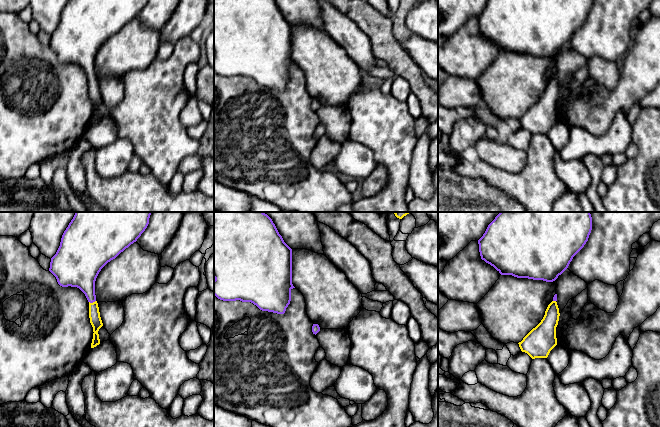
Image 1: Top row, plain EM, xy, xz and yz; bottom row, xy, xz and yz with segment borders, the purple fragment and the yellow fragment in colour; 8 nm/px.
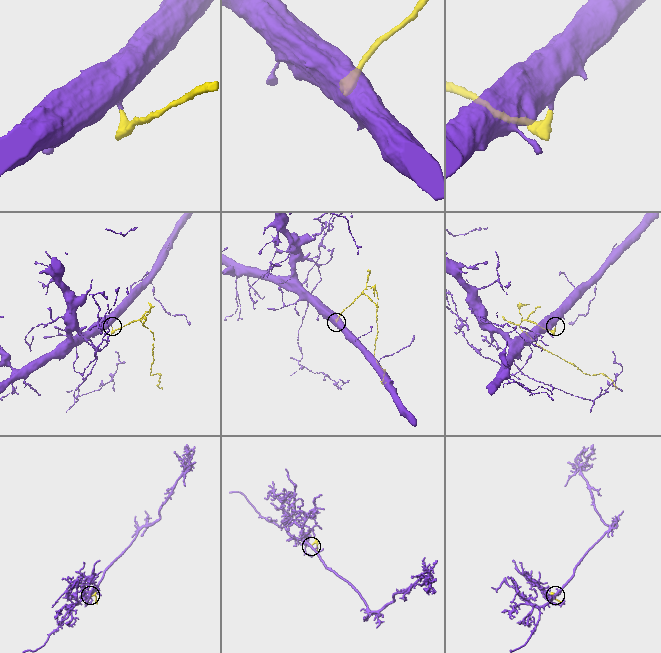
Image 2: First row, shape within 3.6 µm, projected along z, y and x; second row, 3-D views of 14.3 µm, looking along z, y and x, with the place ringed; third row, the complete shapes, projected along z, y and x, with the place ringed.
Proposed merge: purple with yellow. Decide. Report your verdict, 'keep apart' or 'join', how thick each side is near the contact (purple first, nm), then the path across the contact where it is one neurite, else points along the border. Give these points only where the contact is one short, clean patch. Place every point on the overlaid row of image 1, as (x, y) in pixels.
join | 240/90 nm | across xy (81, 273), (92, 302), (94, 314)

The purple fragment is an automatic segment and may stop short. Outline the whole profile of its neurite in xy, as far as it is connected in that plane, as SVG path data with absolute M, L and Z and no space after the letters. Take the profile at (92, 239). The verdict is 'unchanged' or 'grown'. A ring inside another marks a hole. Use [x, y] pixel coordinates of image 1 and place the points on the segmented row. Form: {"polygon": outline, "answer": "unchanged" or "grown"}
{"polygon": "M75 212L64 231L60 246L51 258L49 271L62 287L77 287L89 302L89 318L93 327L91 348L100 344L99 329L103 326L95 295L95 281L101 269L137 241L149 224L152 212Z", "answer": "grown"}

